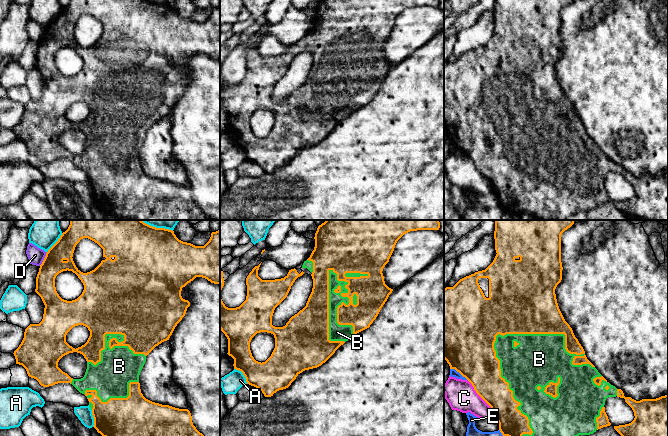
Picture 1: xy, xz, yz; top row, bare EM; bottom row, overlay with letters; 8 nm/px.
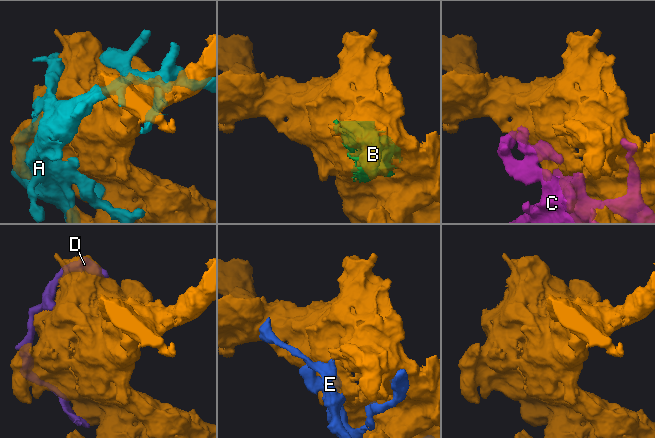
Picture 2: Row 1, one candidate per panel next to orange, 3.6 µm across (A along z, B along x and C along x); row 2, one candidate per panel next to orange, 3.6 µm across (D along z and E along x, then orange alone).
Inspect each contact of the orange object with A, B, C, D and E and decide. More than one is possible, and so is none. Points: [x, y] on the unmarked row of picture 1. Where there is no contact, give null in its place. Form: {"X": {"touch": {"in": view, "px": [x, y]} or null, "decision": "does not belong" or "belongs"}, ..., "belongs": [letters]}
{"A": {"touch": {"in": "xy", "px": [55, 19]}, "decision": "does not belong"}, "B": {"touch": {"in": "yz", "px": [496, 133]}, "decision": "belongs"}, "C": {"touch": {"in": "yz", "px": [481, 173]}, "decision": "does not belong"}, "D": {"touch": {"in": "xy", "px": [44, 35]}, "decision": "does not belong"}, "E": {"touch": {"in": "yz", "px": [459, 148]}, "decision": "does not belong"}, "belongs": ["B"]}

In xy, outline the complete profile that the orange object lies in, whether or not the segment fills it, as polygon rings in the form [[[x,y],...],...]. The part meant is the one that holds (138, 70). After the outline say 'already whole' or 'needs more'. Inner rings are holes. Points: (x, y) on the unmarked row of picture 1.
[[[70,0],[68,5],[62,9],[58,17],[48,26],[46,32],[40,41],[39,48],[36,53],[35,68],[41,73],[45,84],[43,95],[39,100],[30,100],[24,108],[24,114],[19,123],[14,127],[16,140],[22,141],[29,153],[36,155],[43,163],[53,162],[58,159],[70,159],[80,169],[84,170],[92,186],[94,194],[94,204],[103,213],[110,214],[120,220],[214,220],[209,217],[202,209],[200,209],[193,201],[192,192],[188,185],[179,185],[169,181],[162,181],[146,175],[141,169],[139,151],[146,138],[146,132],[159,120],[169,116],[177,100],[185,92],[190,78],[181,72],[182,64],[193,57],[196,53],[202,53],[214,60],[220,60],[220,5],[211,9],[209,17],[204,22],[195,22],[191,19],[179,16],[174,7],[165,4],[156,4],[148,0]],[[88,14],[97,19],[103,25],[103,33],[101,39],[92,47],[83,49],[75,41],[73,37],[73,29],[76,21],[81,15]],[[63,47],[72,47],[75,49],[84,61],[82,70],[75,76],[67,77],[62,75],[56,67],[55,54]],[[83,101],[90,107],[87,118],[78,124],[73,124],[66,118],[67,109],[75,102]],[[77,128],[84,132],[87,137],[87,145],[85,151],[81,155],[73,155],[67,149],[58,143],[59,136],[69,130]]] | needs more

